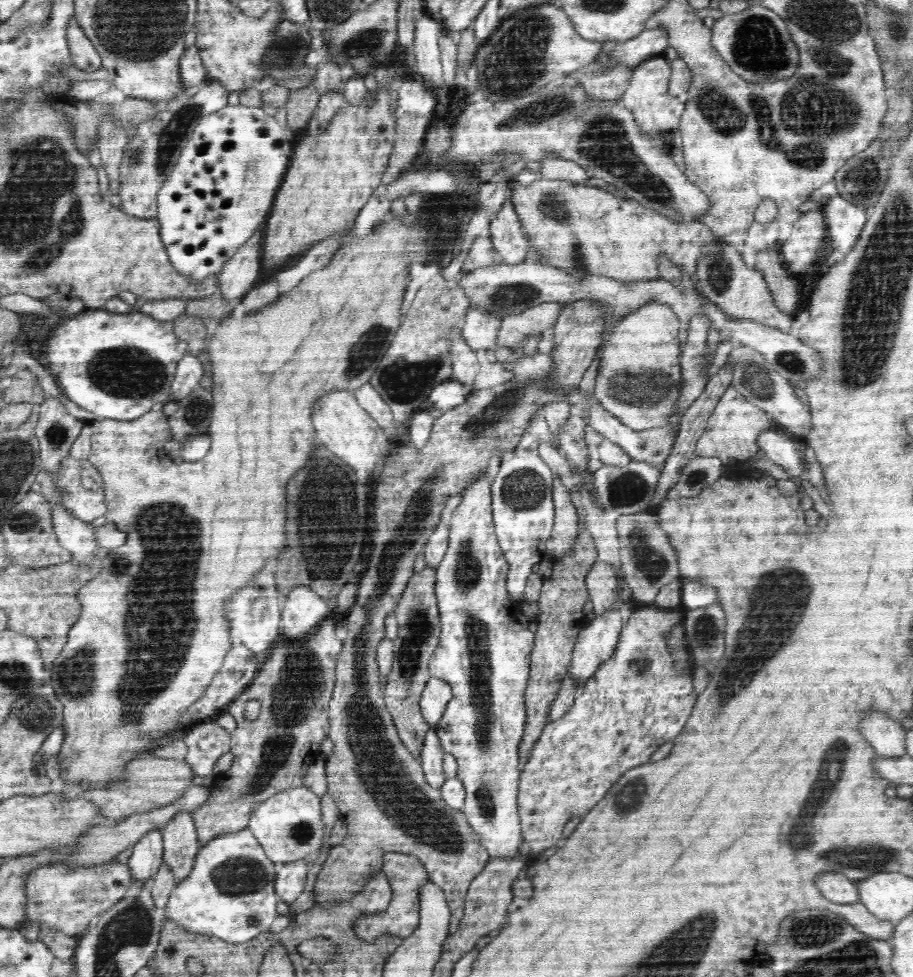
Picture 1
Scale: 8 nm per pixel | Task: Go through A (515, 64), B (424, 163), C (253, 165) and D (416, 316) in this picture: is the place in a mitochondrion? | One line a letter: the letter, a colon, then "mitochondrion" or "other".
A: mitochondrion
B: other
C: mitochondrion
D: other

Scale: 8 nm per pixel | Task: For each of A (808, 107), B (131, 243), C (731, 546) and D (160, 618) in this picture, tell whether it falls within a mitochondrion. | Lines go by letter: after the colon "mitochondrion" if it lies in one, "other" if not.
A: mitochondrion
B: other
C: other
D: mitochondrion

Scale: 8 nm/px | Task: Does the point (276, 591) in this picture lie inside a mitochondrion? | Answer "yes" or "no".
no

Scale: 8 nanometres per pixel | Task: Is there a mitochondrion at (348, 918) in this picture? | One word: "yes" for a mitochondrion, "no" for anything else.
no

